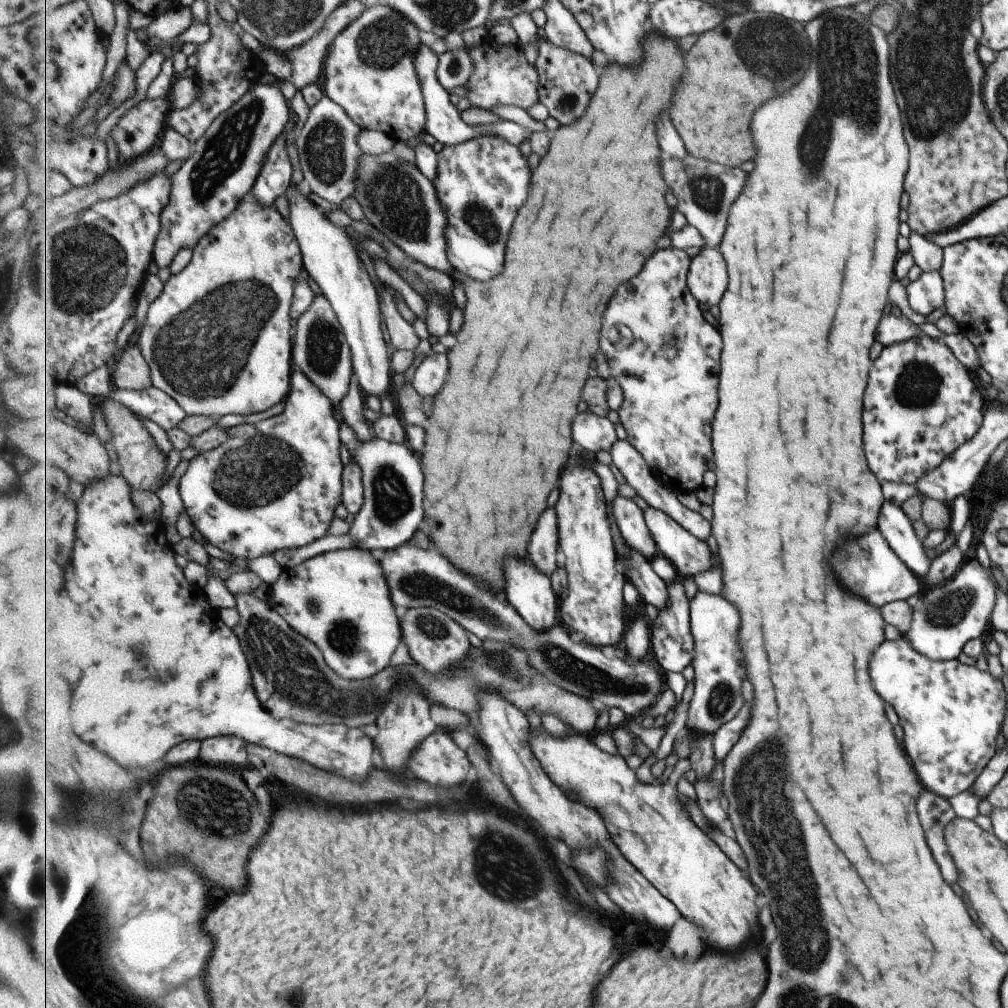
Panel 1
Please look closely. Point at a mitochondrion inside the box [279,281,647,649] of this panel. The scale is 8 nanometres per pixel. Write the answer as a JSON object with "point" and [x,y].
{"point":[389,489]}

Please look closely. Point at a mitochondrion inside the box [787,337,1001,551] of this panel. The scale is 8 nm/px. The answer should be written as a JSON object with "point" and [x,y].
{"point":[918,384]}

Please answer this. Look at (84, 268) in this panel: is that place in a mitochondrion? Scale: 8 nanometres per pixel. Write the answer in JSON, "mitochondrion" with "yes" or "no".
{"mitochondrion":"yes"}

